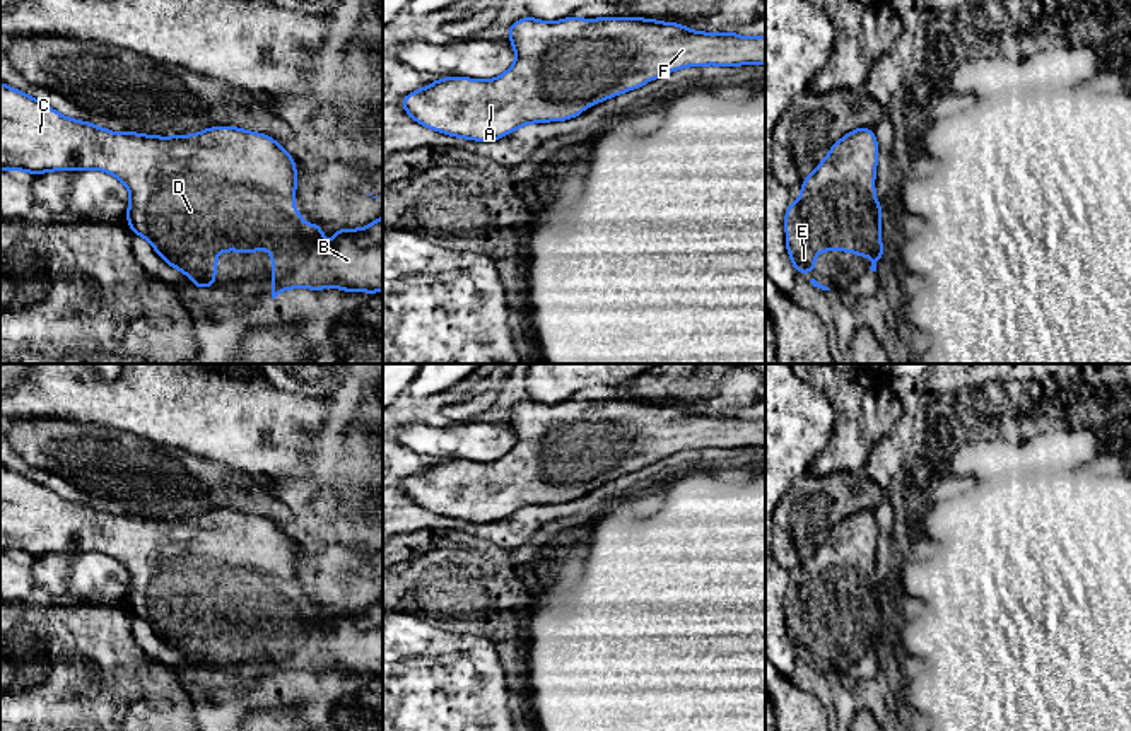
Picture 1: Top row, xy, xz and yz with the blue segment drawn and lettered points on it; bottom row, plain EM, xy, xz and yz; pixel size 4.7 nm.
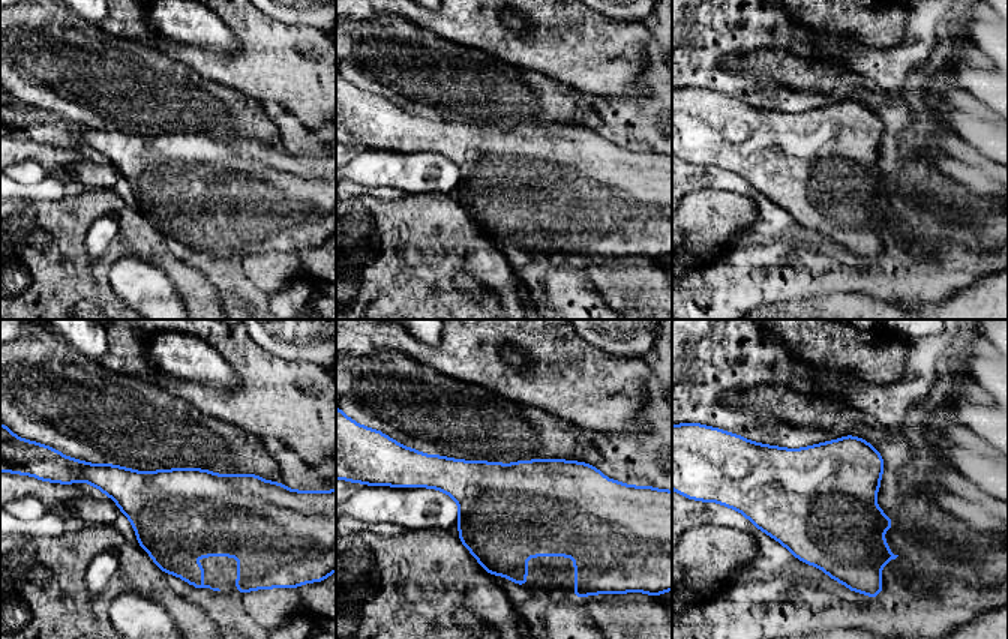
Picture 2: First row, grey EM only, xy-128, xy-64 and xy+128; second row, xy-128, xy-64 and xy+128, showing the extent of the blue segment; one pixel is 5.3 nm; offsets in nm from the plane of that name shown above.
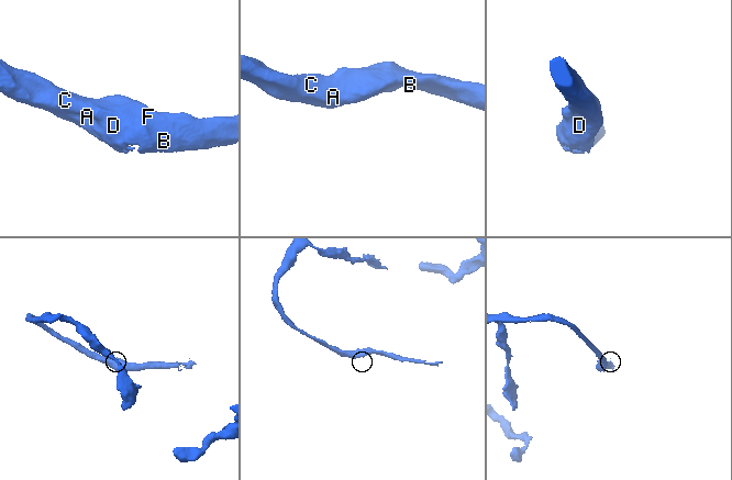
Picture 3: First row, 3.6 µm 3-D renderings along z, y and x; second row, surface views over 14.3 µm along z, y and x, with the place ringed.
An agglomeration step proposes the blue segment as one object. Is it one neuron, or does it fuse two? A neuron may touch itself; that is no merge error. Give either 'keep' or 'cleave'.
keep

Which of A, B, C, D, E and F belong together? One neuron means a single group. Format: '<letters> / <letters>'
A B C D E F

